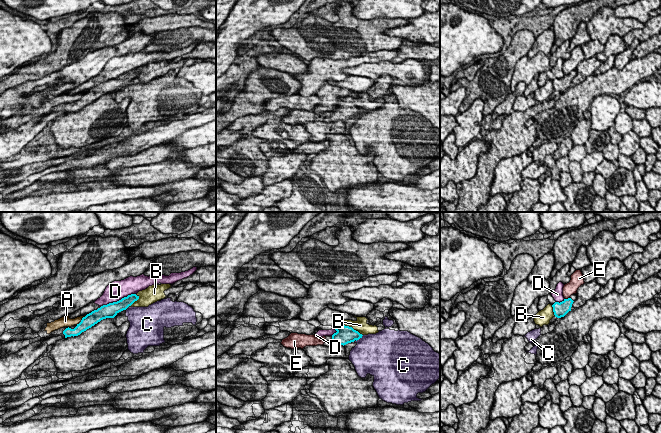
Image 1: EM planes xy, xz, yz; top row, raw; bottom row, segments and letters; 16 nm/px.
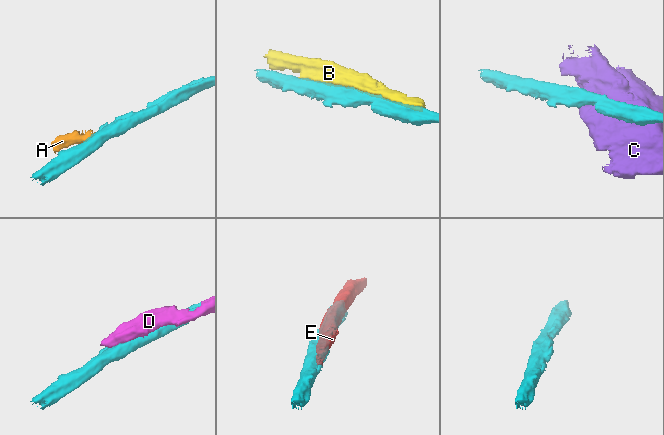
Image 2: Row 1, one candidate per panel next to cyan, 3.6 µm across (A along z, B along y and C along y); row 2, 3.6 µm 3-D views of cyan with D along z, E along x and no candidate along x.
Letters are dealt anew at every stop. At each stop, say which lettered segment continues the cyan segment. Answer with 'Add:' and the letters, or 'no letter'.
Add: no letter

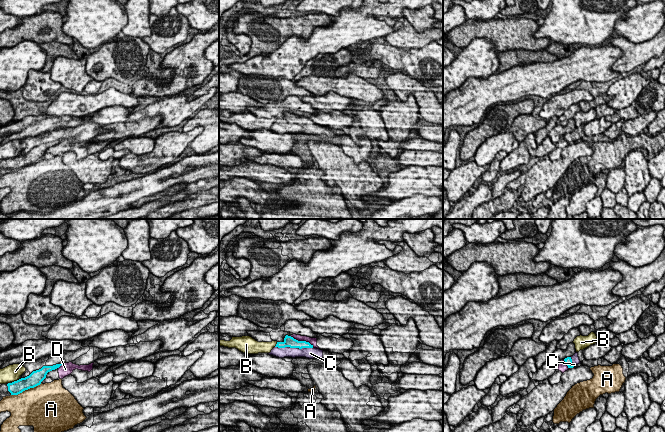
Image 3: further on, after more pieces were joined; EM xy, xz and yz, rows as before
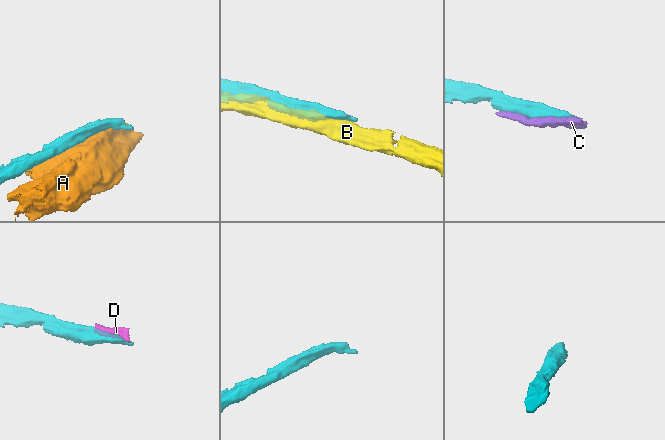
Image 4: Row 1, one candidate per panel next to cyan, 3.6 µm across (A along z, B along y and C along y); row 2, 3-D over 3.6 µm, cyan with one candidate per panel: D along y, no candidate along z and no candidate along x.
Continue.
Add: C

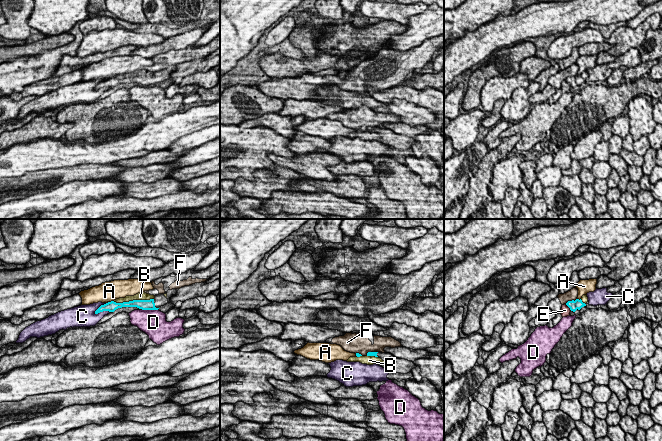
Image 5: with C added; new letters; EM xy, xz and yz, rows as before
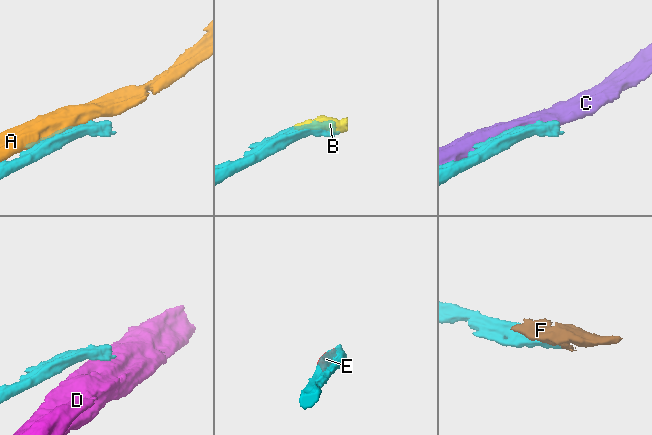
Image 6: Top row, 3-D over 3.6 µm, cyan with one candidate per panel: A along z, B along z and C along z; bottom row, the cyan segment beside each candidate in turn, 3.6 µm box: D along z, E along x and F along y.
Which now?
Add: B

